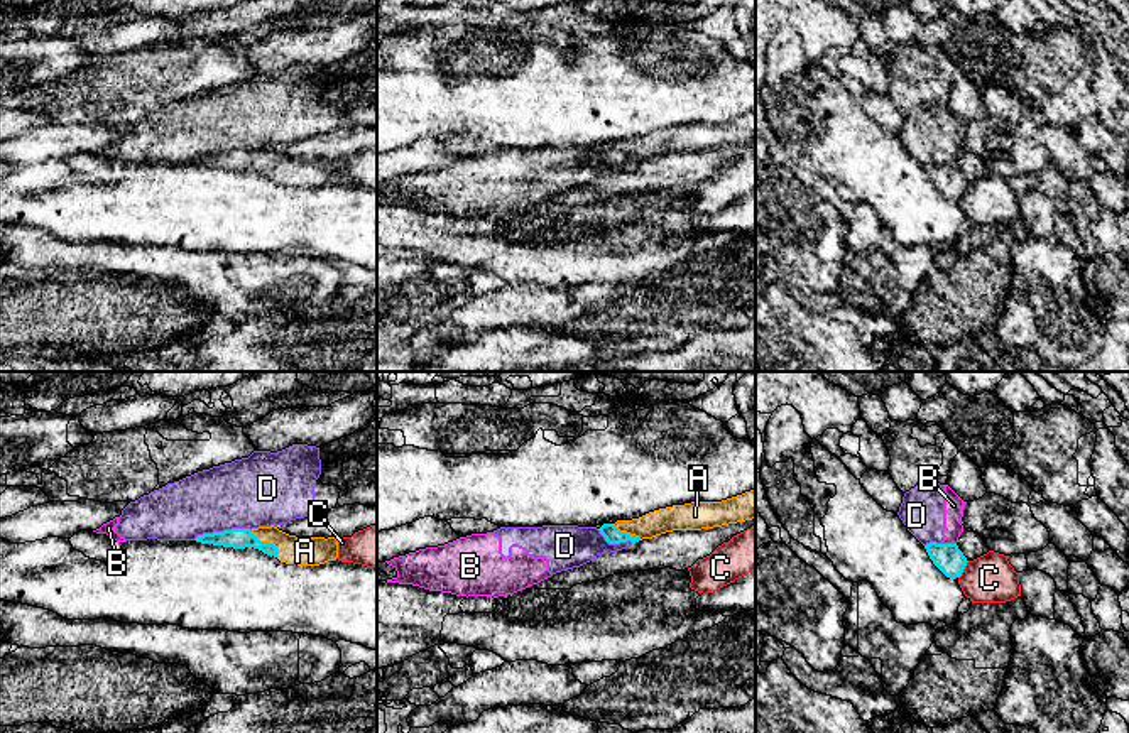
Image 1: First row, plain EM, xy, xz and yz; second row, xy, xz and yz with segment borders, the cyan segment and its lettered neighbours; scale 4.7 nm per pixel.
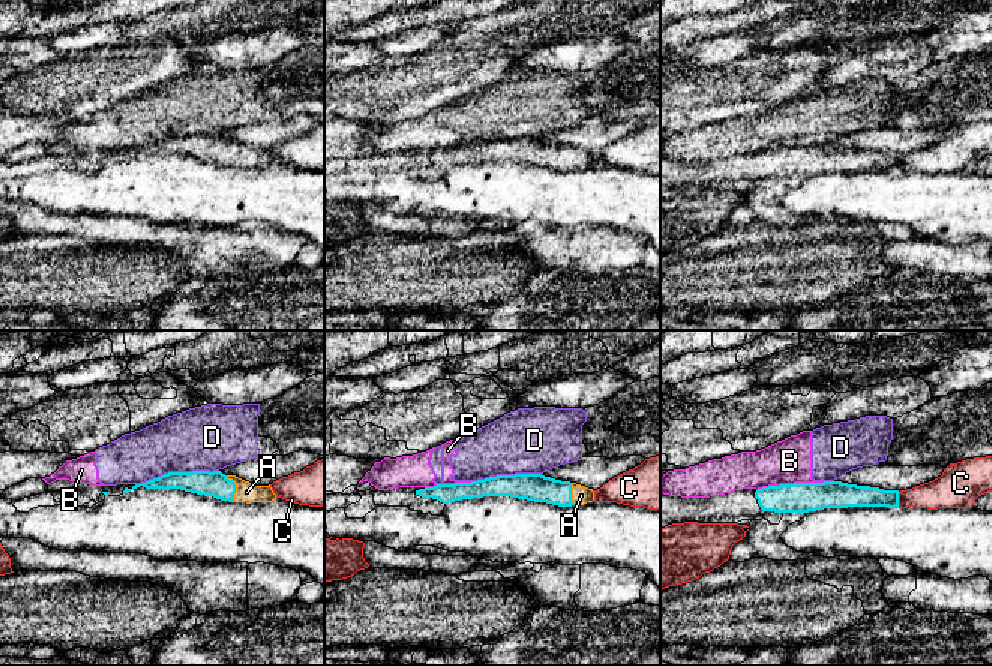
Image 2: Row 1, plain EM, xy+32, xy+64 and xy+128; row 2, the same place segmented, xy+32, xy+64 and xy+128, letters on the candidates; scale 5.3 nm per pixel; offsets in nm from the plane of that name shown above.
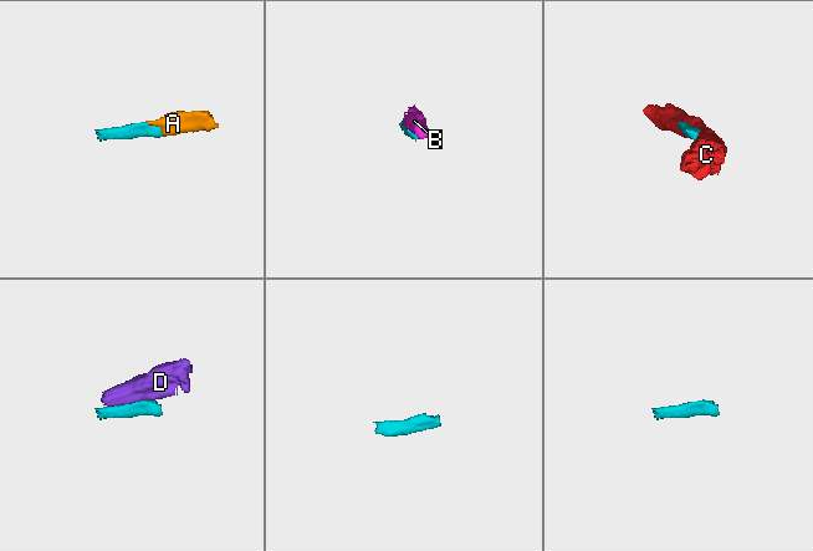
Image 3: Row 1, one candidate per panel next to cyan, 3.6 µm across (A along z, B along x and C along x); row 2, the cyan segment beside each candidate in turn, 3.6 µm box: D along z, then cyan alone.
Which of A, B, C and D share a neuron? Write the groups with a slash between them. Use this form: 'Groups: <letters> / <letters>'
Groups: A / B D / C

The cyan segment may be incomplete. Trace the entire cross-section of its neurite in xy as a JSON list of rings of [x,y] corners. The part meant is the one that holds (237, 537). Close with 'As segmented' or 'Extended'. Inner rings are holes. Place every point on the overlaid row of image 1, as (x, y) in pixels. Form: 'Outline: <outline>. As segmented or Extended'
Outline: [[[274,525],[203,534],[194,540],[233,549],[254,547],[277,557],[281,562],[297,566],[319,566],[338,557],[338,539],[296,537]]]. Extended

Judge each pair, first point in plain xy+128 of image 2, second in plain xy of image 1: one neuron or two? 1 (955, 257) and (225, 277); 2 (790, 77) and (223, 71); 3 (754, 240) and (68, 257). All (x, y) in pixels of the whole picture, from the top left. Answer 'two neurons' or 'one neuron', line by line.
1: one neuron
2: one neuron
3: two neurons

